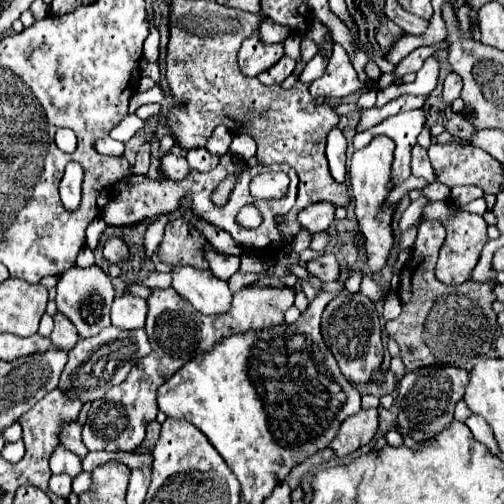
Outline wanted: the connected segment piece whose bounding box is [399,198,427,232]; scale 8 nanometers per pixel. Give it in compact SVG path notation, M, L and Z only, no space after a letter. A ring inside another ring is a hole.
M419 198L419 200L415 200L415 202L409 204L409 208L403 212L403 216L401 216L401 220L399 220L401 232L409 230L415 222L421 220L421 210L423 210L425 204L427 204L427 198Z

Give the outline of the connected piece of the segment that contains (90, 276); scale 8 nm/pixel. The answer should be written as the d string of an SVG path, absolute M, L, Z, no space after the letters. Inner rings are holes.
M93 264L89 268L81 268L81 266L73 266L67 272L57 274L57 310L61 314L65 314L77 328L79 336L95 336L99 334L101 328L109 326L109 310L115 298L115 288L109 280L109 276L103 272L101 266Z

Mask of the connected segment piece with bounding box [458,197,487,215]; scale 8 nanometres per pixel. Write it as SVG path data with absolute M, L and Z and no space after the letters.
M483 197L475 199L467 204L458 204L460 210L483 215L487 211L487 205Z

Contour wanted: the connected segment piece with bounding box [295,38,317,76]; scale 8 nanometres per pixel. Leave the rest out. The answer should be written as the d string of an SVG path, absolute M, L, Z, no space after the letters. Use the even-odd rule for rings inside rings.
M303 38L303 42L301 42L301 62L297 62L297 68L295 68L295 74L297 74L297 76L301 74L301 70L305 68L305 64L307 64L315 54L317 54L317 44L315 44L313 40Z

